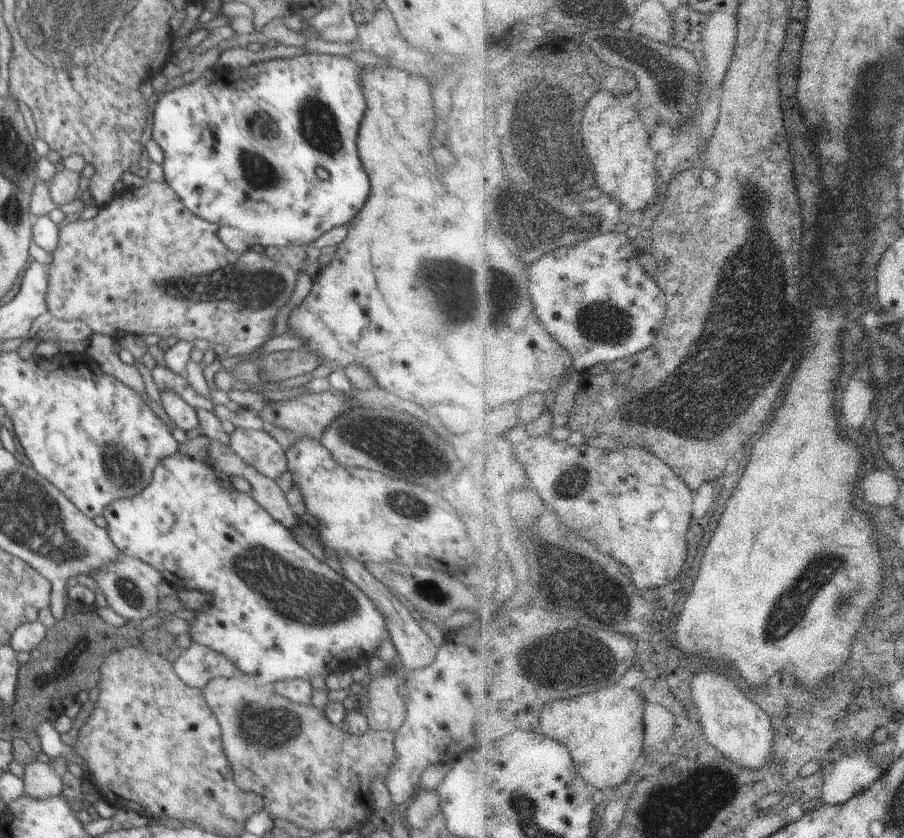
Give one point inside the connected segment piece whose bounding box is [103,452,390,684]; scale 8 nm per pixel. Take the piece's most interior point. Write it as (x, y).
(274, 609)

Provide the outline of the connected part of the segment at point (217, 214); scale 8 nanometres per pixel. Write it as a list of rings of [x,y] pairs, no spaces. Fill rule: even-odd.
[[[305,53],[288,60],[272,59],[266,61],[257,61],[257,63],[242,67],[240,70],[229,70],[219,67],[218,69],[204,74],[204,78],[198,78],[196,84],[183,84],[177,89],[166,90],[159,95],[155,109],[151,111],[152,115],[152,139],[160,146],[164,154],[161,166],[164,171],[165,182],[172,190],[176,192],[179,199],[183,202],[184,208],[188,209],[194,216],[206,223],[214,223],[219,228],[234,230],[240,236],[246,236],[250,244],[260,244],[260,246],[302,246],[314,242],[318,236],[324,232],[350,224],[351,220],[361,211],[365,205],[371,191],[371,182],[366,174],[360,156],[358,156],[357,136],[360,134],[360,128],[365,118],[367,102],[363,93],[361,75],[363,67],[350,59],[342,59],[336,55],[326,53]],[[322,166],[330,172],[328,182],[320,182],[316,176],[316,168]]]

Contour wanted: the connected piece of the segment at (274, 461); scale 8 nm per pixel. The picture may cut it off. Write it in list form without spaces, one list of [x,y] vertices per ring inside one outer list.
[[[235,428],[231,434],[231,450],[271,479],[287,471],[285,451],[268,431]]]

